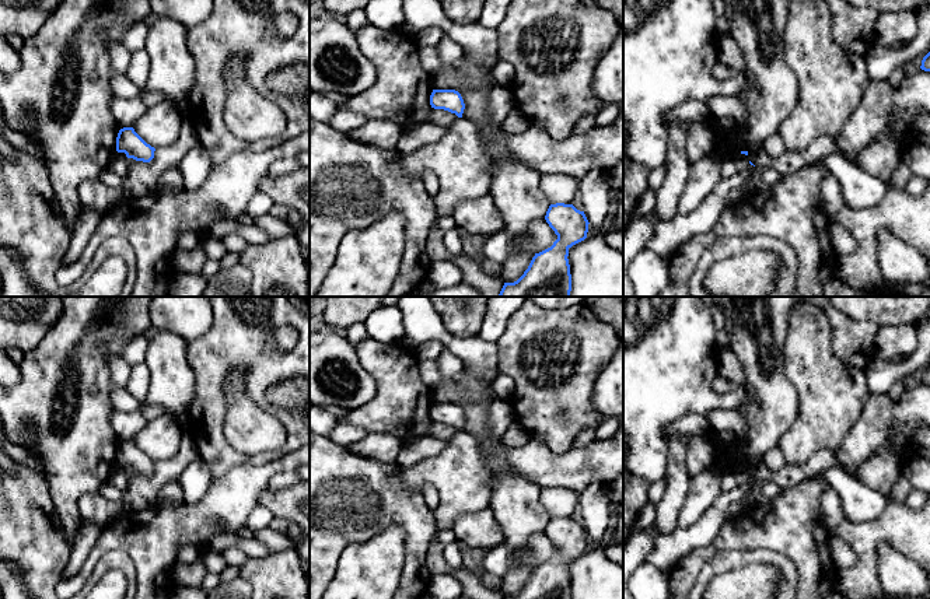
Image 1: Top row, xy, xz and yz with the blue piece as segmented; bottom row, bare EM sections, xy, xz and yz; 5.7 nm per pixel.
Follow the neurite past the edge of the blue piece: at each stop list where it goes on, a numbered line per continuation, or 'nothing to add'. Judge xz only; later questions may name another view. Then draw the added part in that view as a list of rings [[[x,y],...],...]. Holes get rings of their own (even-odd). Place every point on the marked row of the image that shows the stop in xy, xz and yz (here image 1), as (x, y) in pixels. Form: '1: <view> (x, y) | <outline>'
nothing to add

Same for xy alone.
nothing to add

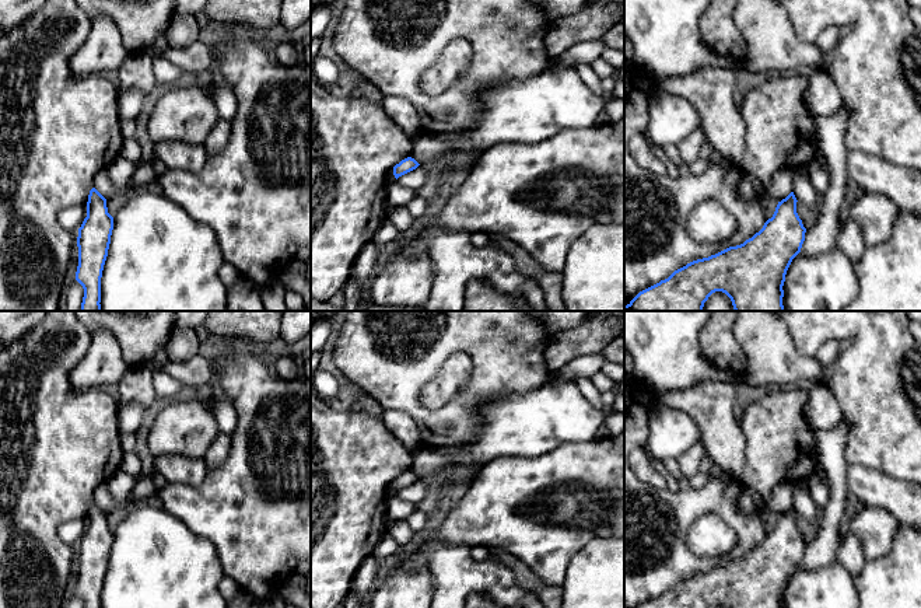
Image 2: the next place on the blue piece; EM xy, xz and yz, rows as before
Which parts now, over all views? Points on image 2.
nothing to add

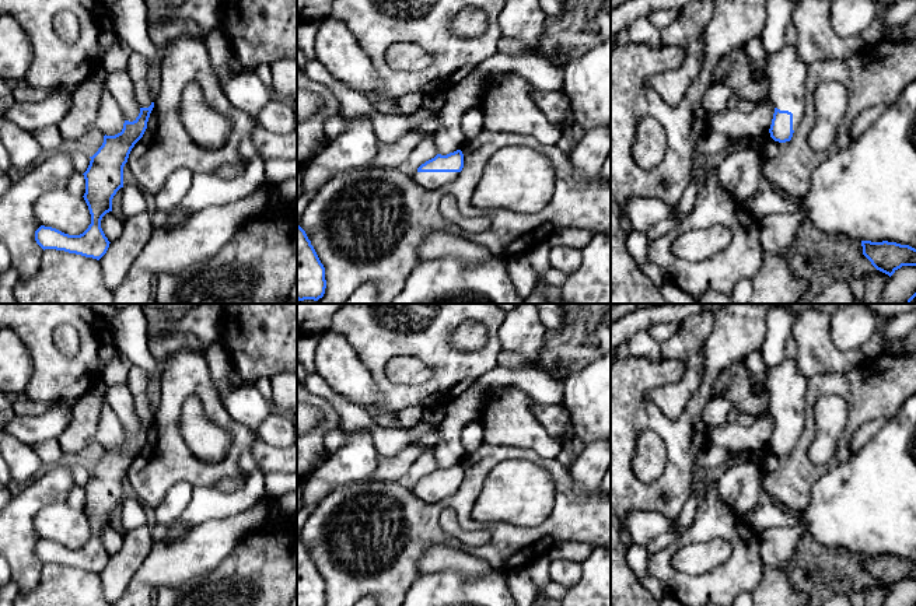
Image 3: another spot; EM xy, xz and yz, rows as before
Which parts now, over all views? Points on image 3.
1: xz (430, 181) | [[[415,172],[413,179],[424,189],[433,190],[448,185],[459,176],[459,172]]]

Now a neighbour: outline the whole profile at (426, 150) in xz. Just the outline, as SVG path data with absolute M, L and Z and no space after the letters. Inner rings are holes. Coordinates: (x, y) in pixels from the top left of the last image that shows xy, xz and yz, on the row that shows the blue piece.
M427 134L409 154L409 158L405 162L403 171L410 176L413 176L413 174L417 171L417 168L422 164L434 158L437 154L438 151L437 151L437 146L434 143L433 134Z

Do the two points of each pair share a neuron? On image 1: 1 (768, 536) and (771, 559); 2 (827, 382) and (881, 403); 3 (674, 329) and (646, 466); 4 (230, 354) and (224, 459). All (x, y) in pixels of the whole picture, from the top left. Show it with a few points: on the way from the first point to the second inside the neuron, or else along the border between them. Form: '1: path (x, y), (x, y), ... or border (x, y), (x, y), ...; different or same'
1: border (736, 550), (772, 549), (785, 554), (797, 568); different
2: border (870, 392), (862, 413), (852, 427); different
3: path (674, 363), (646, 392), (646, 433); same
4: path (213, 381), (213, 433); same

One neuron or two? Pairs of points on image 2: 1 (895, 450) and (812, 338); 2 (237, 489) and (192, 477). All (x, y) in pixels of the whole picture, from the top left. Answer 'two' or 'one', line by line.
1: one
2: two

